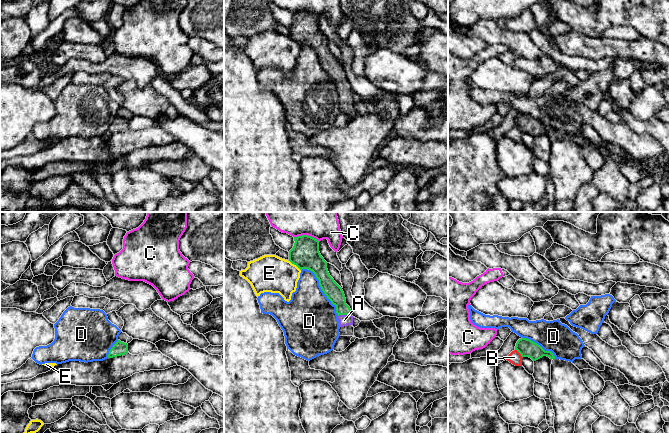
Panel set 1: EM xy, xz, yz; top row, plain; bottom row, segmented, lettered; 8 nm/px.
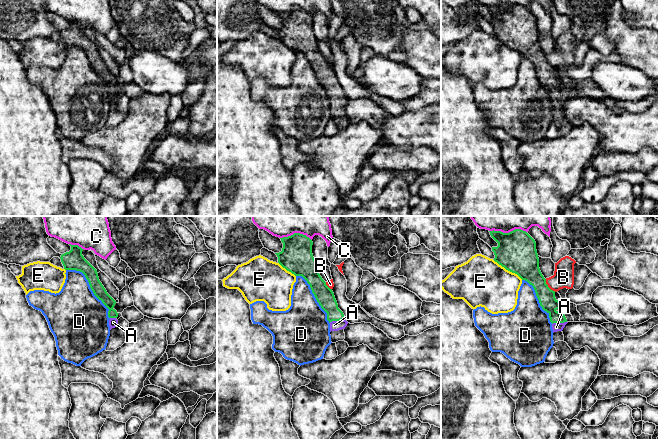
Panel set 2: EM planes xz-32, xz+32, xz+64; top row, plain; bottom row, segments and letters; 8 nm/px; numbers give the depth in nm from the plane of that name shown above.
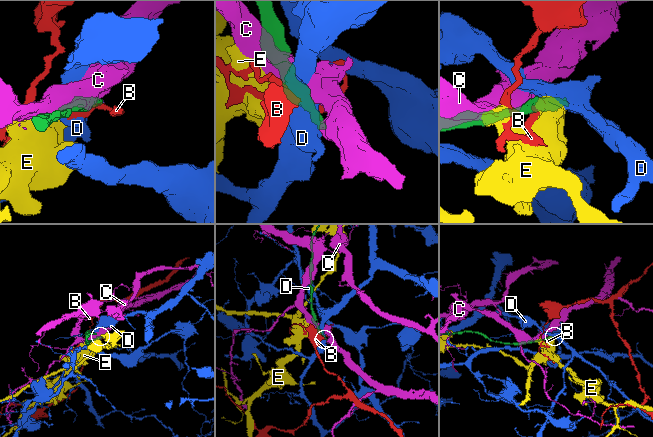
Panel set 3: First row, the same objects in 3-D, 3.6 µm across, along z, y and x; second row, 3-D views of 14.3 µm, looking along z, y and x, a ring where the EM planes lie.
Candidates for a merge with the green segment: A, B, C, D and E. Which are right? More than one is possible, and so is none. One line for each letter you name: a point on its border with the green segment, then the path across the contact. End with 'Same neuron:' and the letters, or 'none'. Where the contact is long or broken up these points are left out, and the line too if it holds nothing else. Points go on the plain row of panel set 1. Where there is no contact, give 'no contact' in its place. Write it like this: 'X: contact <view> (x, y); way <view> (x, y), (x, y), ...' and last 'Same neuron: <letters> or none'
A: contact xz (344, 90); way xz (331, 65), (339, 76), (344, 90), (344, 96)
Same neuron: A

